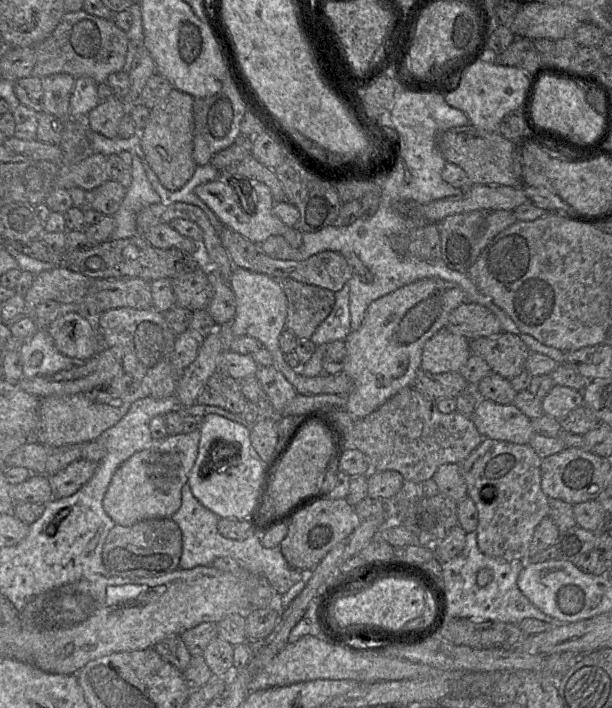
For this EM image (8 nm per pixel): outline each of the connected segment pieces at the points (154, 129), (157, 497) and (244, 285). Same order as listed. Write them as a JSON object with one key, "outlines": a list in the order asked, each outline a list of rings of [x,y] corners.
{"outlines":[[[[173,88],[163,101],[150,109],[148,123],[139,131],[146,161],[160,183],[170,191],[181,189],[197,166],[193,159],[193,101],[191,95]]],[[[199,429],[189,434],[168,435],[166,438],[153,441],[147,448],[134,453],[115,471],[102,505],[110,519],[119,526],[131,526],[146,519],[170,518],[181,506],[181,489],[188,481],[198,454],[200,440]]],[[[234,267],[230,276],[230,286],[236,301],[235,315],[231,320],[233,334],[255,338],[269,352],[280,350],[279,336],[285,329],[287,298],[279,280],[263,273]]]]}

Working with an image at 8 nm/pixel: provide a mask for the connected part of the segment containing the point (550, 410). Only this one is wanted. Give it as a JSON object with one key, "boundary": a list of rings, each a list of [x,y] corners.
{"boundary":[[[554,386],[542,399],[543,413],[557,420],[562,420],[572,410],[582,405],[584,405],[582,391],[563,386]]]}

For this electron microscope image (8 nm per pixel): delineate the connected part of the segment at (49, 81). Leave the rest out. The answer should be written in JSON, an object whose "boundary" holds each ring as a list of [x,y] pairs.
{"boundary":[[[56,73],[41,78],[41,83],[43,88],[43,111],[39,113],[48,113],[64,122],[69,121],[71,119],[69,112],[69,102],[73,92],[75,78],[67,73]]]}

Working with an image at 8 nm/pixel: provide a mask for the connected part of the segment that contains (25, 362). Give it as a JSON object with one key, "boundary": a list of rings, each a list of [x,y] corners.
{"boundary":[[[38,329],[21,343],[18,353],[22,362],[22,377],[51,375],[70,368],[74,360],[60,353],[46,329]]]}

